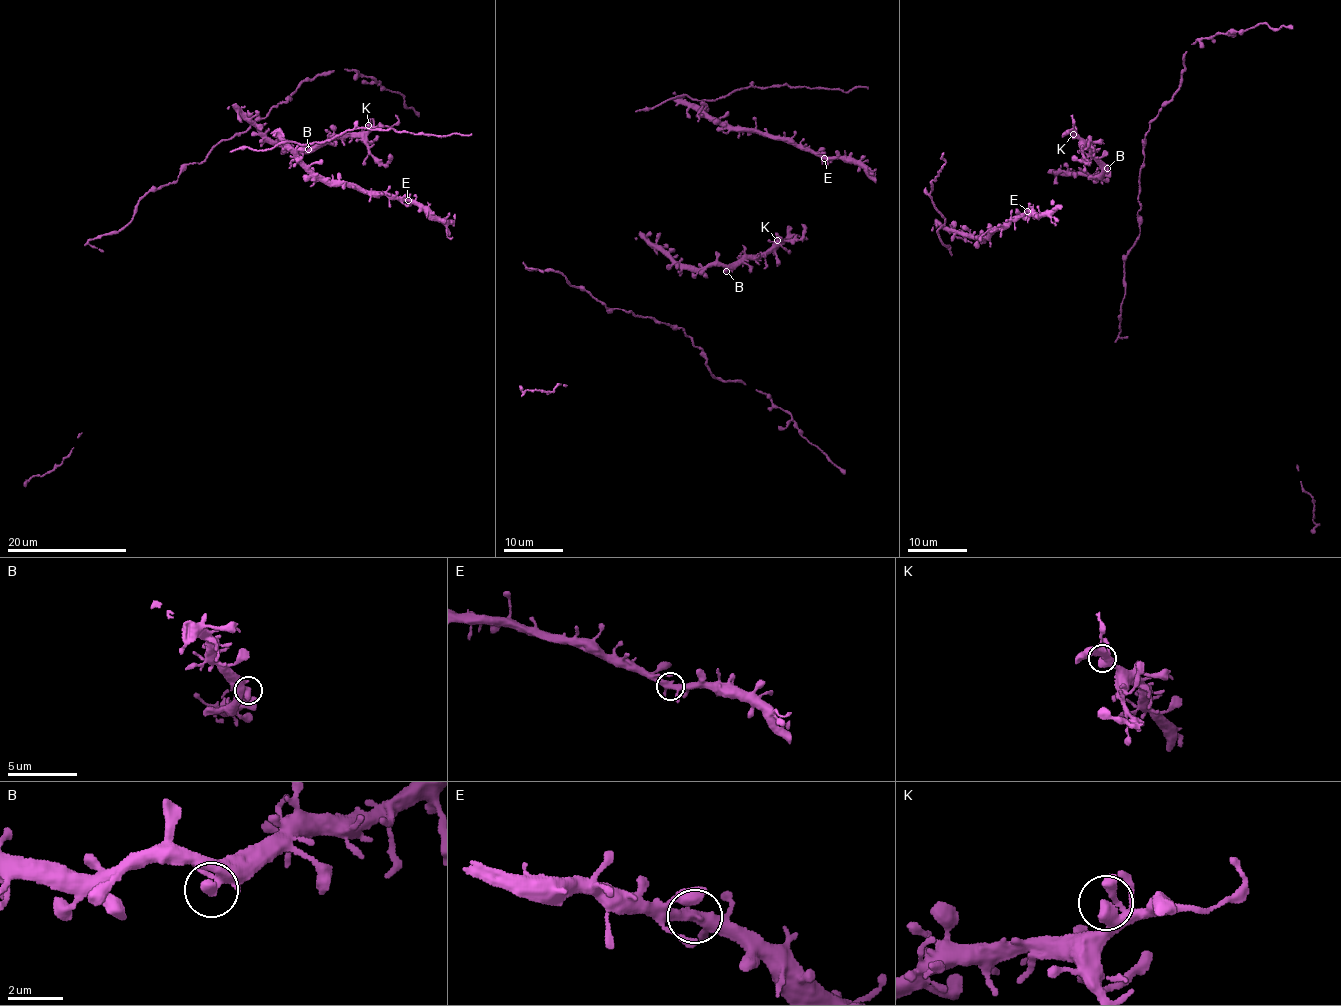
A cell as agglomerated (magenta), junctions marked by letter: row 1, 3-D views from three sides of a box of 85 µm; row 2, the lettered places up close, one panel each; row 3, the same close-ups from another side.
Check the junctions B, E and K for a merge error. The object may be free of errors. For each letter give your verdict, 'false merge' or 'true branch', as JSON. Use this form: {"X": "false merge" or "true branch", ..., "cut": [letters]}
{"B": "true branch", "E": "true branch", "K": "true branch", "cut": []}

